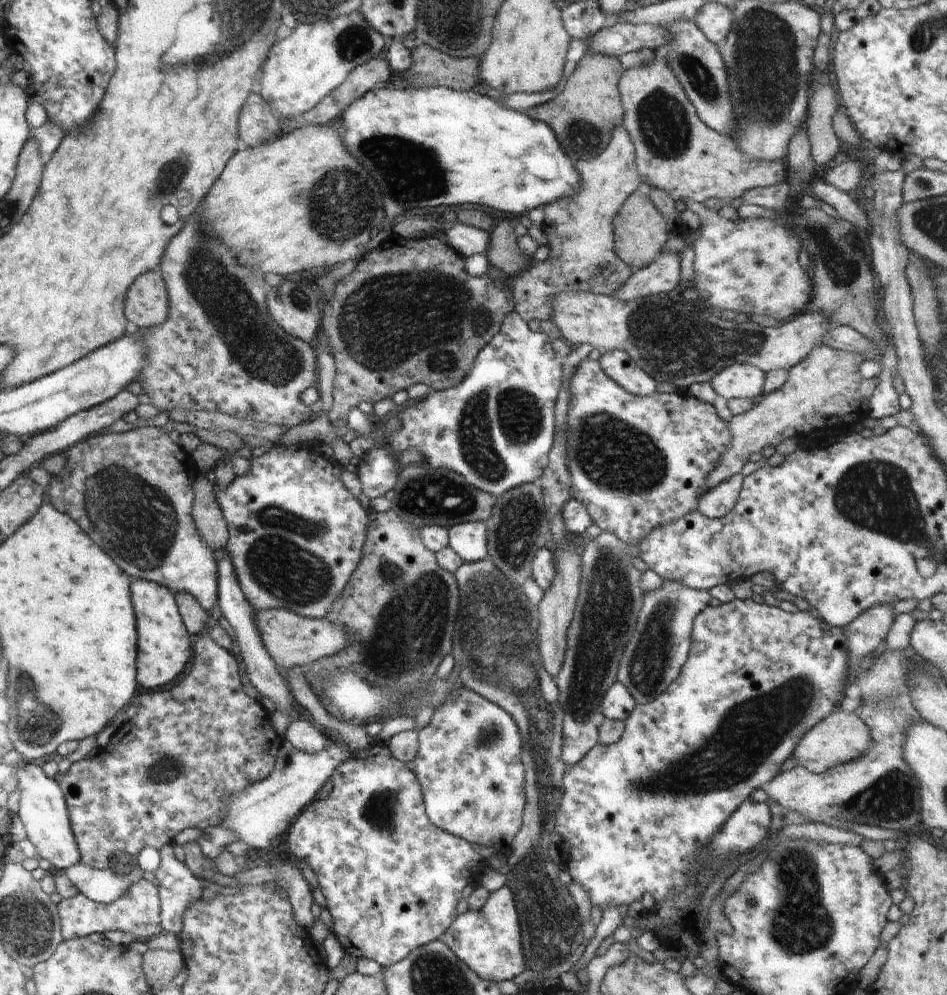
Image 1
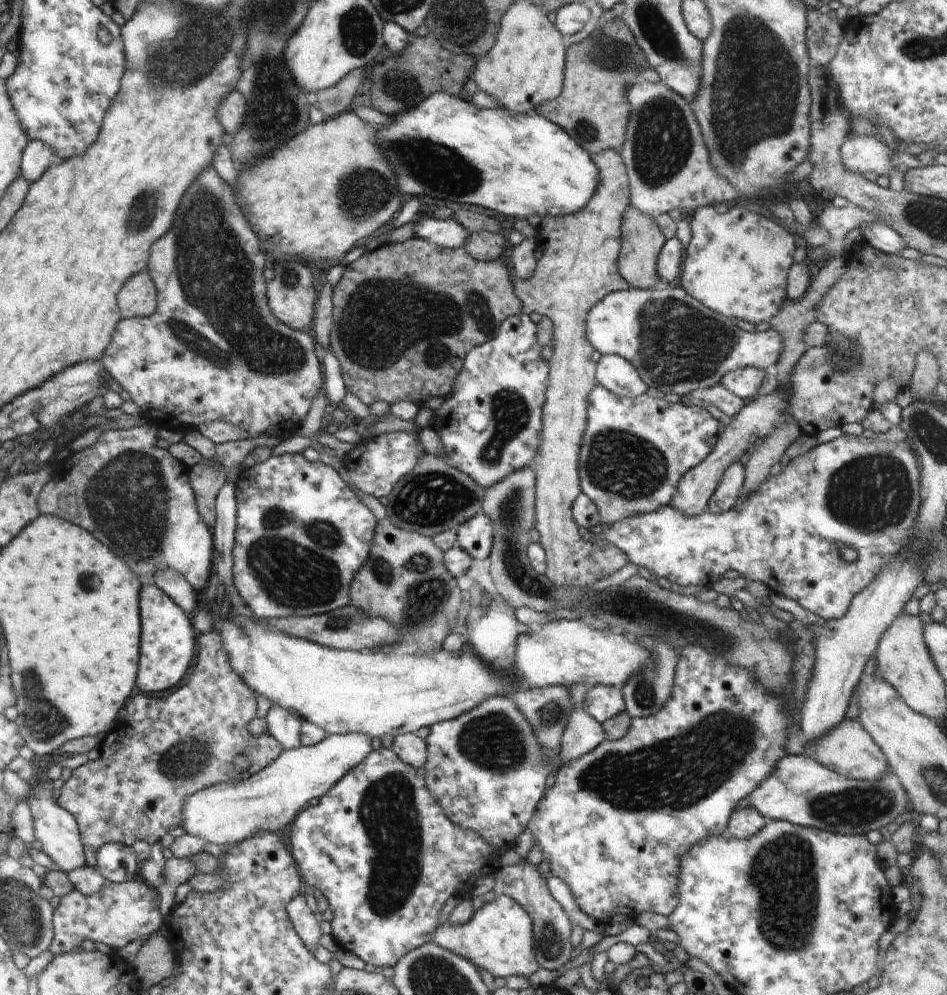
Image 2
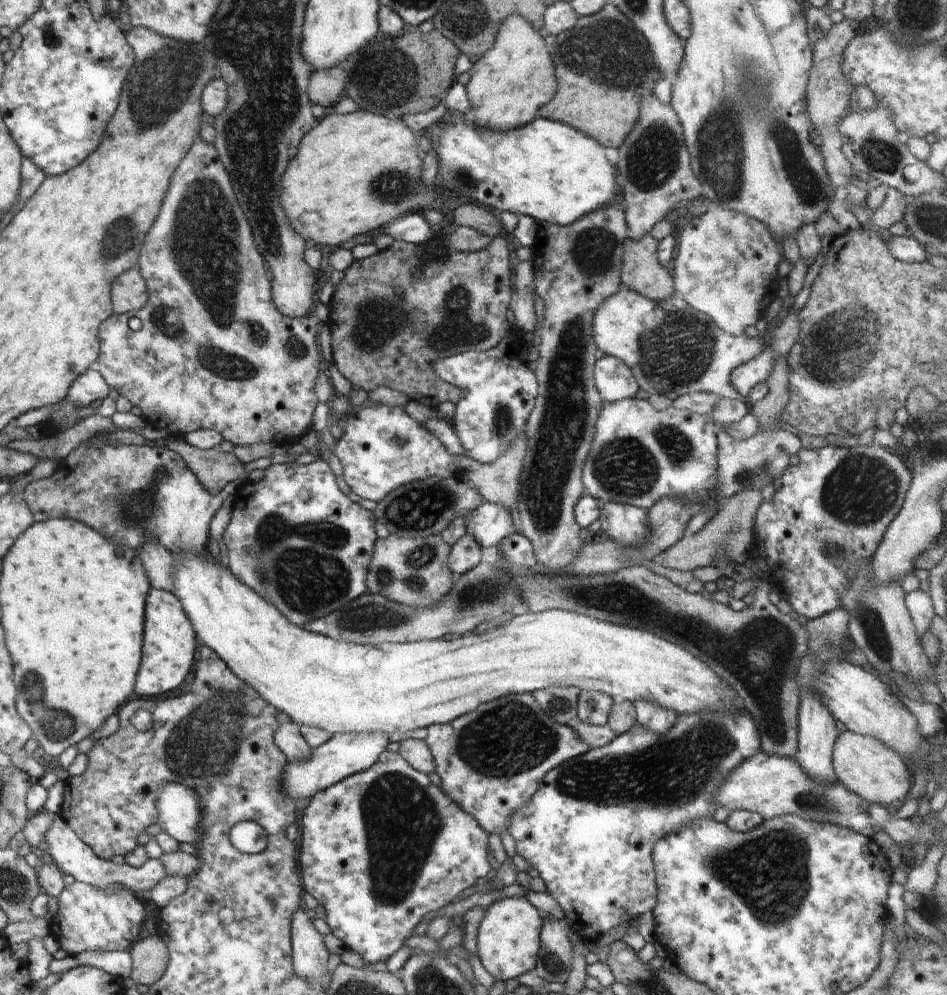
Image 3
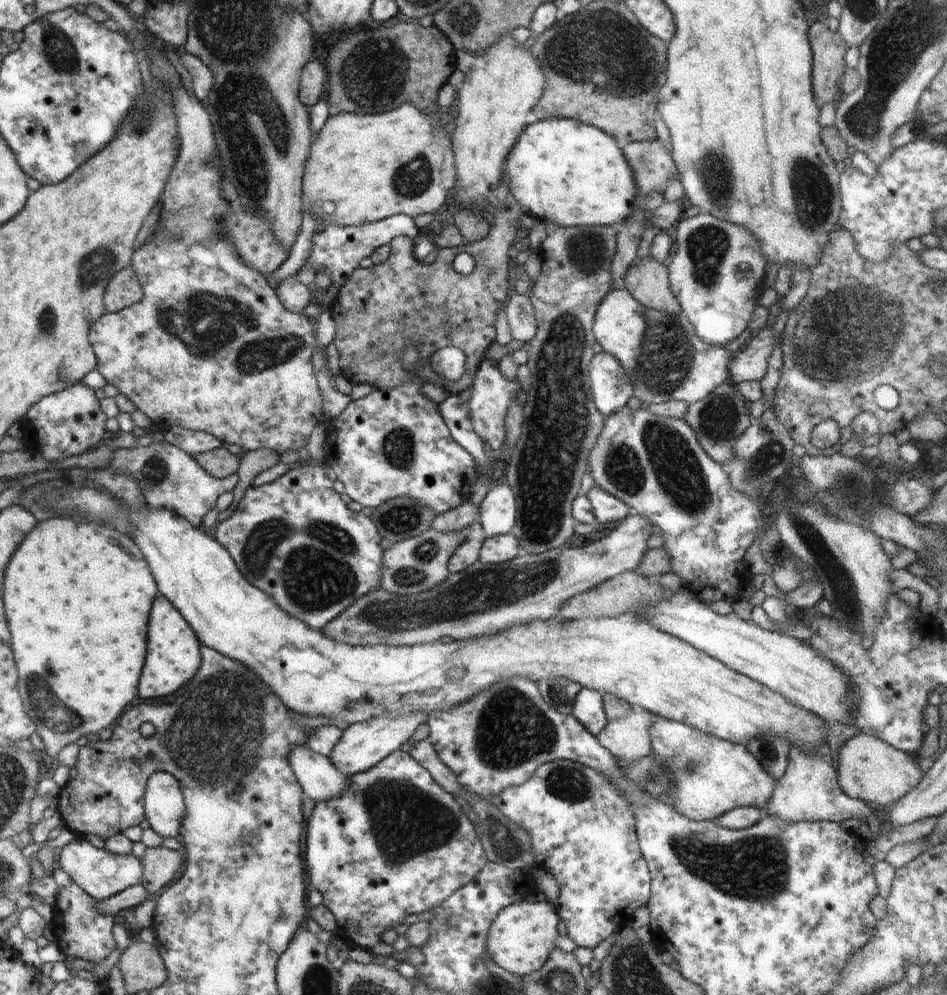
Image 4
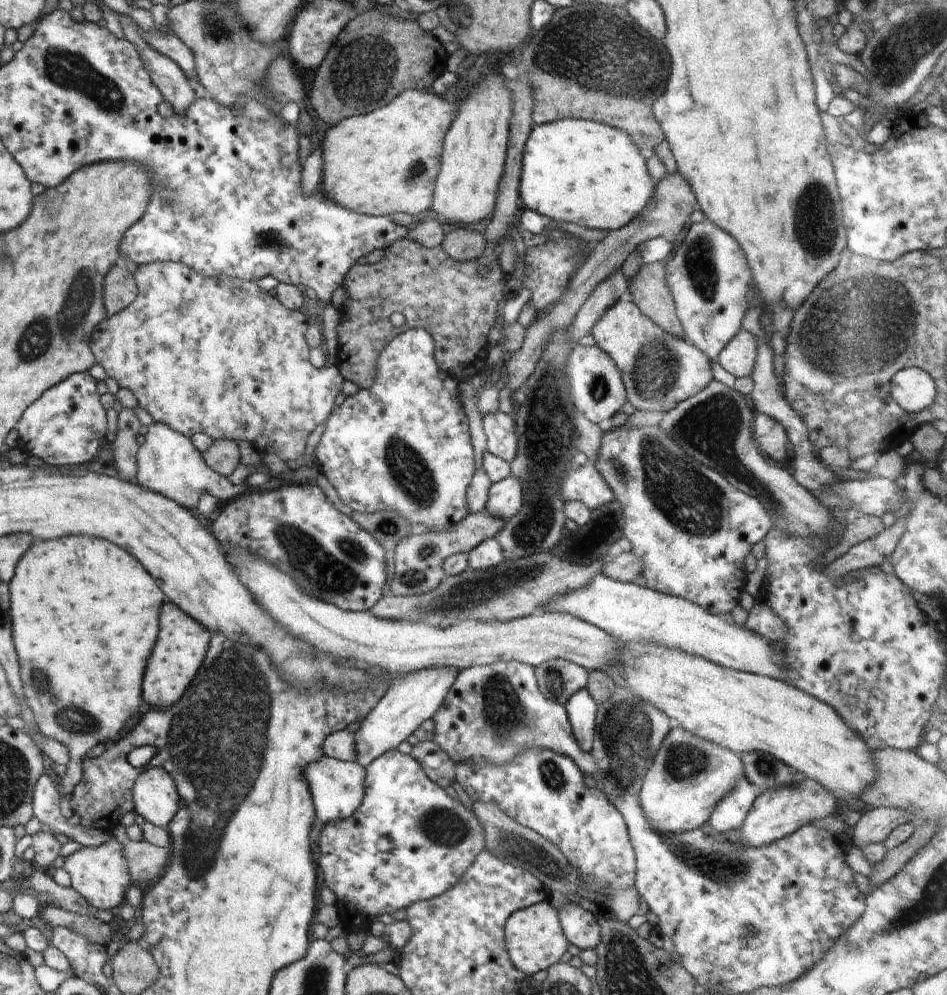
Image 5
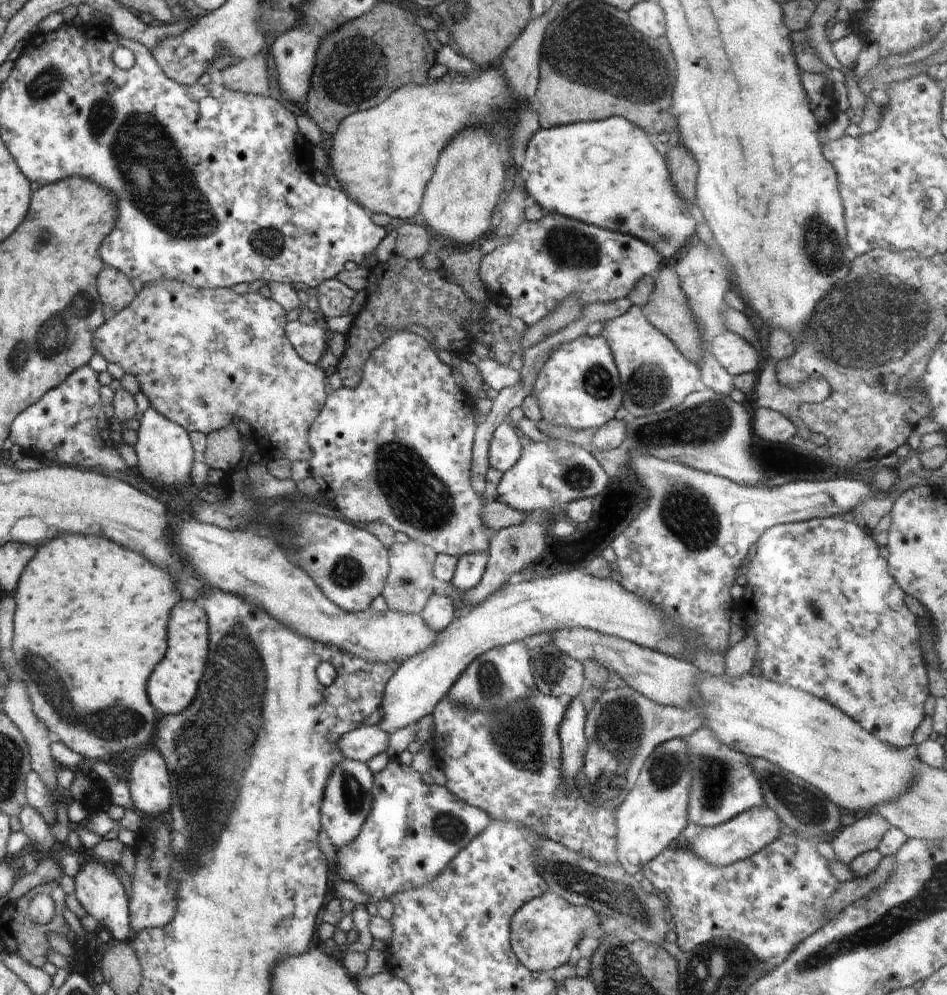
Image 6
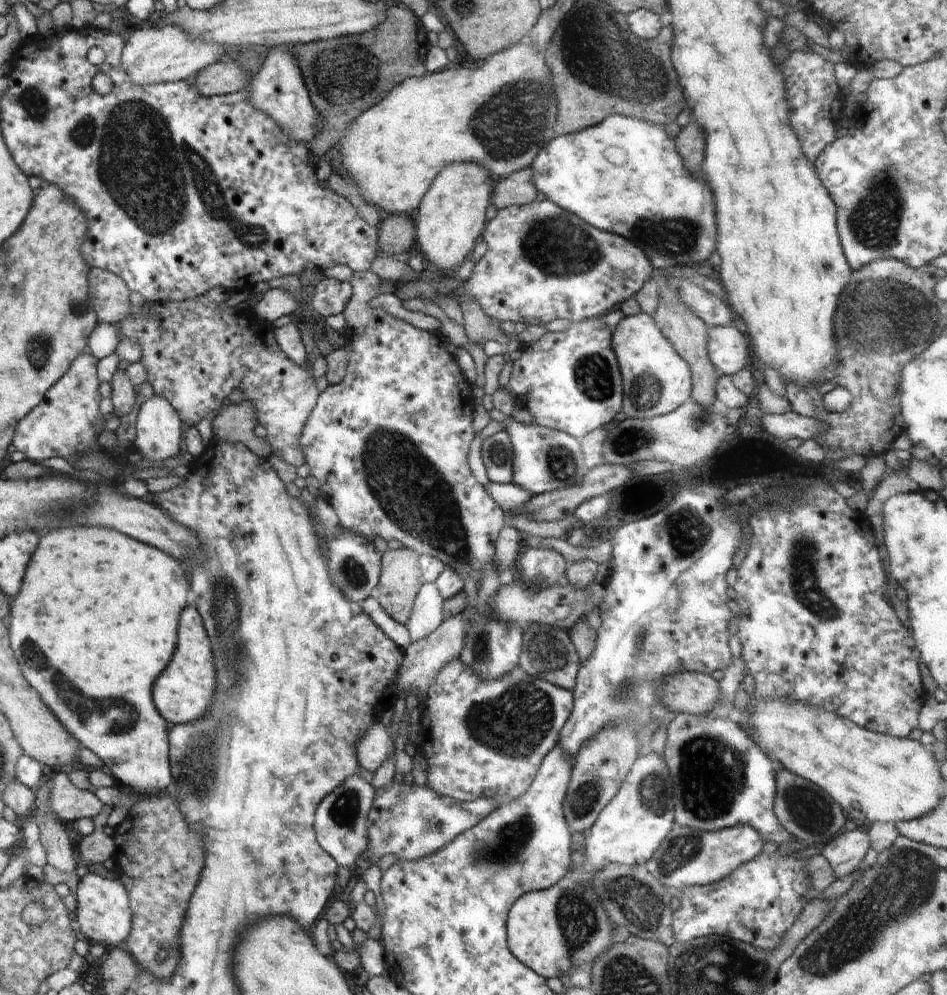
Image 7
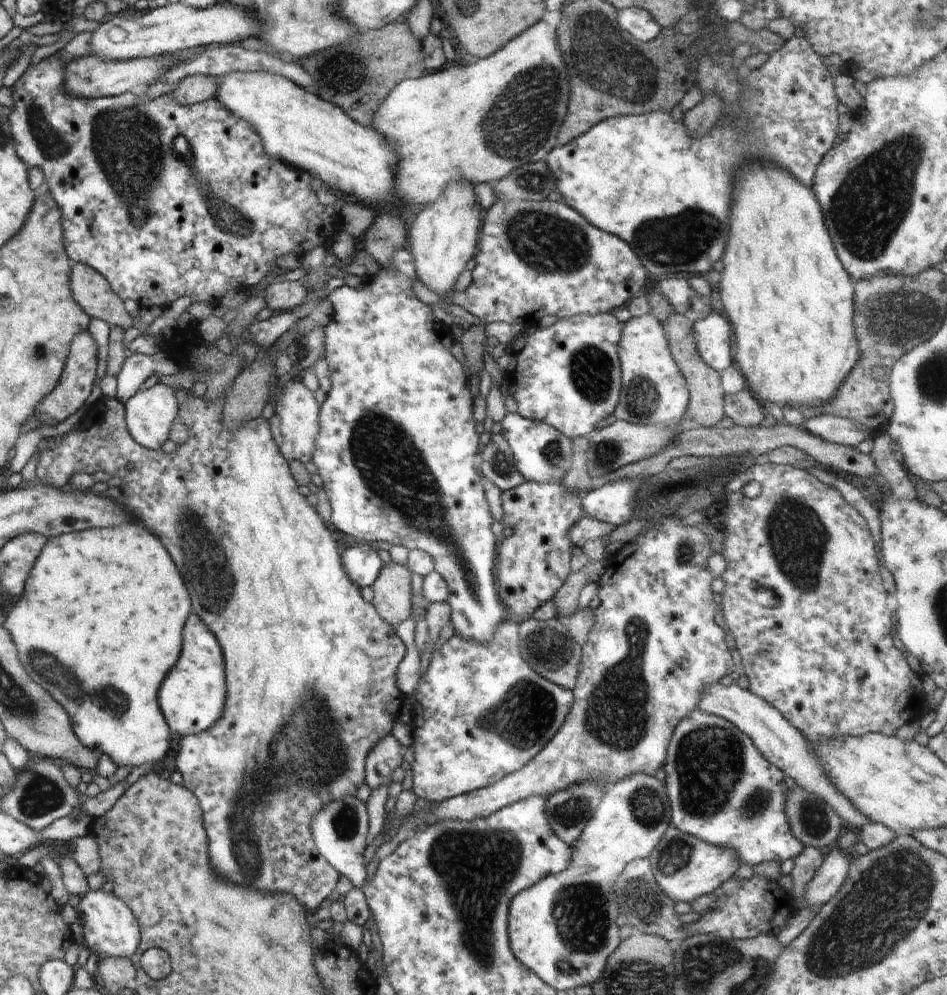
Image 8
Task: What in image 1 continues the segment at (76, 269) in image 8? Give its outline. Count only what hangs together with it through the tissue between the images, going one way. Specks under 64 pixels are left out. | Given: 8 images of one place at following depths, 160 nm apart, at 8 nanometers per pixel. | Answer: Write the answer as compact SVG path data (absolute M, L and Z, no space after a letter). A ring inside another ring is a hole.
M160 269L140 275L127 293L127 320L144 329L160 326L170 313L170 294Z

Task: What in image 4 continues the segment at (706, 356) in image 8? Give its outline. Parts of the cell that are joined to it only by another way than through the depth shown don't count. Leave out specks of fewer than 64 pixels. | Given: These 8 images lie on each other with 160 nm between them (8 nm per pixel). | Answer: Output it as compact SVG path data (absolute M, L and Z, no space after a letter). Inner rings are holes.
M773 328L756 331L755 338L743 346L729 362L730 382L738 384L741 382L762 380L768 368L768 358L774 348Z

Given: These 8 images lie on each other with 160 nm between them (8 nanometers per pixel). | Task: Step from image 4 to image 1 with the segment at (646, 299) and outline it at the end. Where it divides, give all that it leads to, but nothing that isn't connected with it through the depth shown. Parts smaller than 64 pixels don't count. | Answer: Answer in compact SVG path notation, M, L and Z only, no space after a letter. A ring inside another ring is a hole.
M632 192L632 195L620 206L619 212L613 219L613 238L616 255L632 269L645 267L661 252L669 231L664 218L657 211L646 192Z

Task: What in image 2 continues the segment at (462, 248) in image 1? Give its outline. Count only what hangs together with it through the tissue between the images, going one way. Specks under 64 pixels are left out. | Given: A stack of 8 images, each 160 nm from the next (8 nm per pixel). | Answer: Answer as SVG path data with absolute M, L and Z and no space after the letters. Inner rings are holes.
M432 216L415 220L415 236L445 249L464 248L471 235L455 218L434 219Z

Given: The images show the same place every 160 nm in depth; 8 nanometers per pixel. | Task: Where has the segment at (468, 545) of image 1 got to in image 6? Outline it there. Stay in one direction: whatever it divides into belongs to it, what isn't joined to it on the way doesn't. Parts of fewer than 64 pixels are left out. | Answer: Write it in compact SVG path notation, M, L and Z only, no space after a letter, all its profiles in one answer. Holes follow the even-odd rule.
M548 440L524 445L516 464L503 472L496 499L523 513L540 513L549 509L562 509L578 499L594 499L604 496L604 488L610 477L601 468L588 448L569 441Z

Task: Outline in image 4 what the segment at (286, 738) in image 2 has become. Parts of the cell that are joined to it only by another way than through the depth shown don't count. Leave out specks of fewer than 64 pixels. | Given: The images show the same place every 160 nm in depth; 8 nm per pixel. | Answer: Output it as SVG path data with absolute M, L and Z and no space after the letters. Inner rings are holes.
M305 744L293 746L288 762L296 780L303 788L304 797L314 802L340 798L349 787L349 778L337 769L328 757L310 750Z

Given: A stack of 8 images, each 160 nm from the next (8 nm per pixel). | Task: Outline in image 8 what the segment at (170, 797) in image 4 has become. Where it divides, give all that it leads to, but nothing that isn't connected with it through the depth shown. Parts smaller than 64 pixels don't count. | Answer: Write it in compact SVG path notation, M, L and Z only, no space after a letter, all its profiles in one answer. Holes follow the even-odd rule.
M142 524L120 525L117 527L102 527L86 529L82 532L72 532L51 537L40 554L40 564L36 564L36 572L31 572L28 578L28 592L18 598L18 602L11 607L6 616L3 627L11 633L12 640L18 648L19 659L24 668L30 673L36 684L47 689L54 698L65 708L71 717L75 732L79 739L93 752L109 756L118 766L142 766L142 764L160 764L170 750L169 724L164 720L161 706L158 702L158 689L168 672L179 659L183 645L183 626L192 612L191 598L187 588L184 588L182 573L172 562L167 548L160 544L160 539Z

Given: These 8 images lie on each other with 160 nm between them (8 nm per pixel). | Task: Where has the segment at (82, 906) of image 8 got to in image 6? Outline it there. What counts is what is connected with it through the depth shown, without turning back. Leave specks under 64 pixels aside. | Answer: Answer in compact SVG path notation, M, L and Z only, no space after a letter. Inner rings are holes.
M86 861L73 876L75 882L74 894L81 902L87 914L98 920L99 926L105 924L113 934L115 940L126 942L130 936L130 926L128 926L128 898L124 894L124 886L118 880L118 876L113 870L106 868L100 861Z

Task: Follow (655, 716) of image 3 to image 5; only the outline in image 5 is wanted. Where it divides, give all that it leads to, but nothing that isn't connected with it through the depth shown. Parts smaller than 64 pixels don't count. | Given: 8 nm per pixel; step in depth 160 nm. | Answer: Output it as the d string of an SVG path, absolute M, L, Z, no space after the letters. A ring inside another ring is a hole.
M679 724L672 728L664 738L652 766L644 775L644 780L637 795L640 797L641 807L647 819L651 822L650 827L658 829L661 834L663 832L679 833L700 828L703 824L706 824L721 797L724 797L725 793L731 787L734 787L739 779L744 778L746 778L745 768L739 753L700 738L684 730Z

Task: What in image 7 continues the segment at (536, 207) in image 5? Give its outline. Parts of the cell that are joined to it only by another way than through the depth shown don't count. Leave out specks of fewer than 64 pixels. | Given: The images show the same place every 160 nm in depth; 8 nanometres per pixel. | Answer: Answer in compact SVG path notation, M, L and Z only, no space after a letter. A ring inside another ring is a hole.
M624 115L607 116L606 120L602 120L600 124L595 124L594 126L586 127L573 133L552 137L552 140L549 140L548 144L536 155L534 162L530 166L533 172L533 183L542 197L550 199L560 208L575 214L580 220L590 224L590 226L623 236L626 240L635 244L646 255L653 268L666 270L670 266L682 266L682 264L696 267L696 262L702 262L702 260L708 262L711 252L714 251L714 236L716 236L714 200L712 200L712 192L710 192L708 184L700 178L701 174L692 177L691 173L687 171L679 152L676 152L673 140L674 138L667 136L660 125Z

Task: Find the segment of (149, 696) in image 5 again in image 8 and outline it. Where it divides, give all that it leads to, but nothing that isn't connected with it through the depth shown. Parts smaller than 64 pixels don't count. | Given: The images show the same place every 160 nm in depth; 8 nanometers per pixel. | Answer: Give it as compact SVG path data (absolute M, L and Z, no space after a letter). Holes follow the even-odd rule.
M193 612L187 616L183 626L184 656L179 656L180 664L176 668L172 667L172 676L164 679L164 692L160 692L159 704L164 704L164 716L168 716L168 724L171 725L172 732L176 732L182 737L195 735L210 728L212 724L220 718L224 710L226 700L226 677L222 649L209 627L200 620Z

